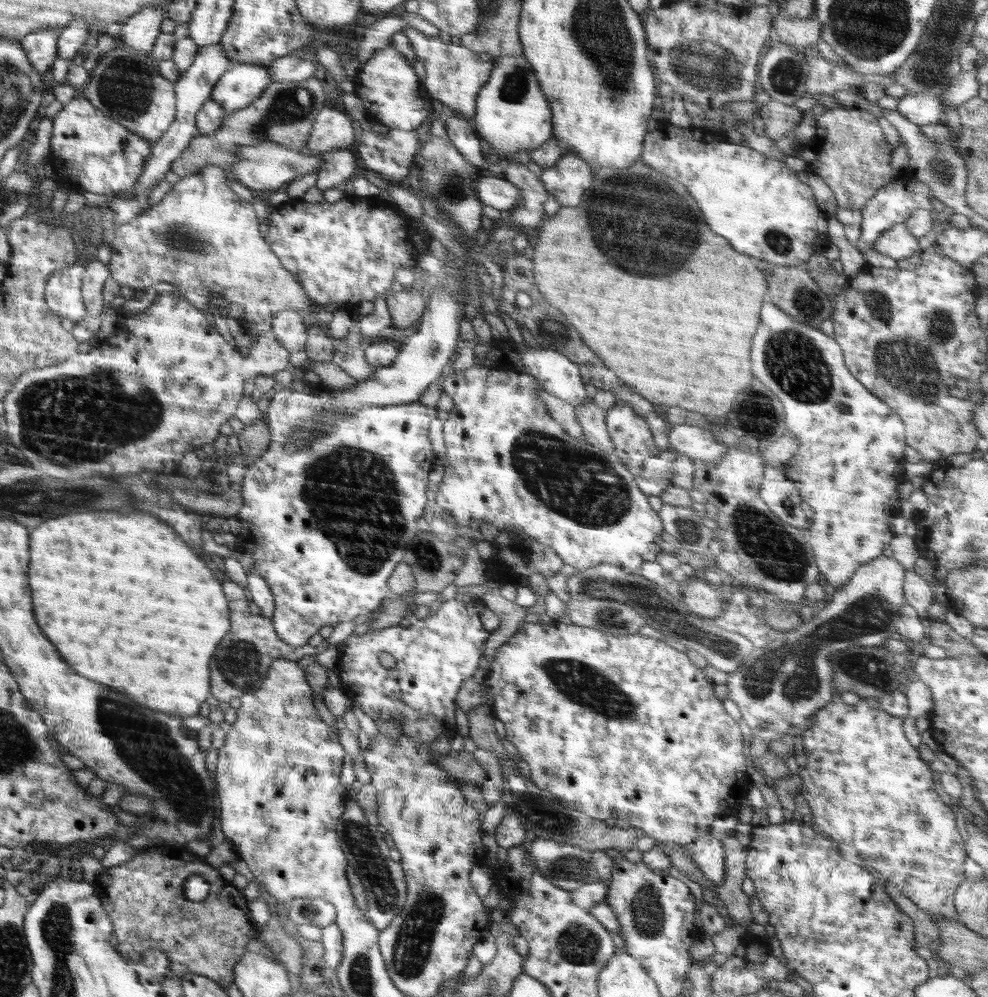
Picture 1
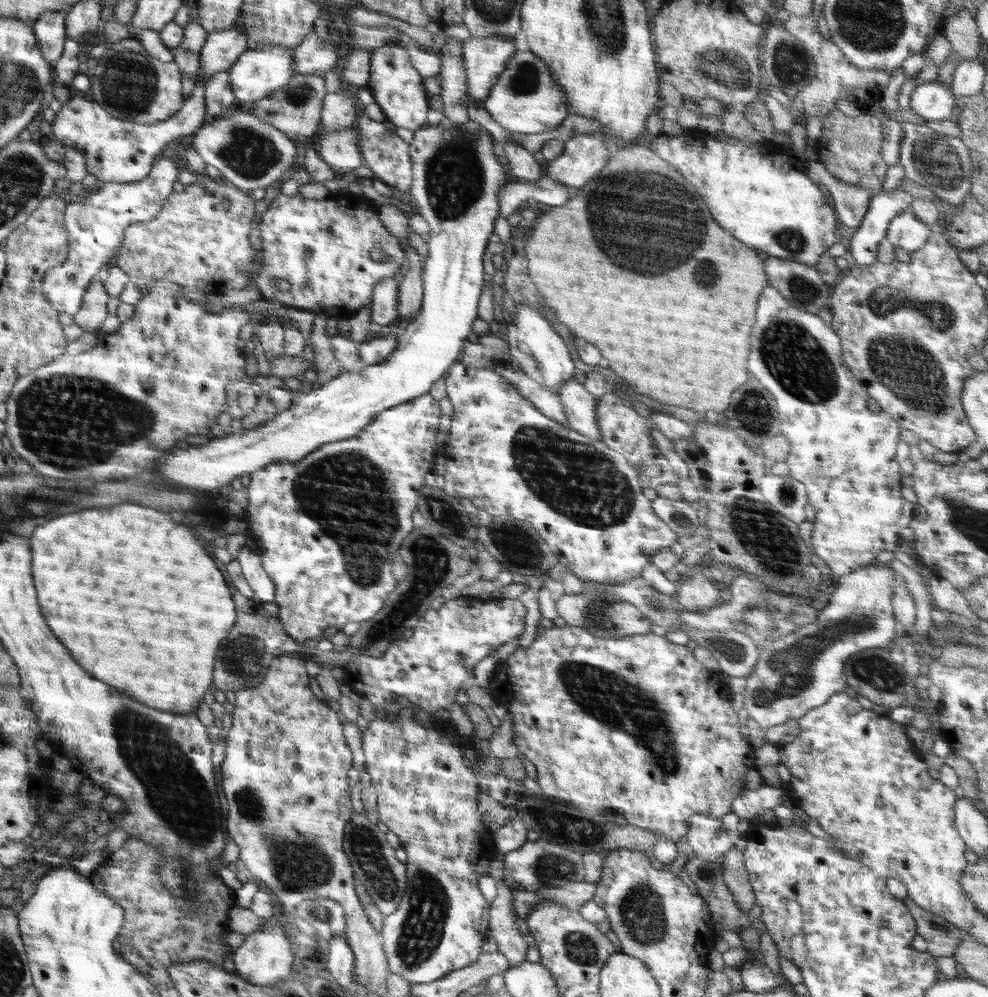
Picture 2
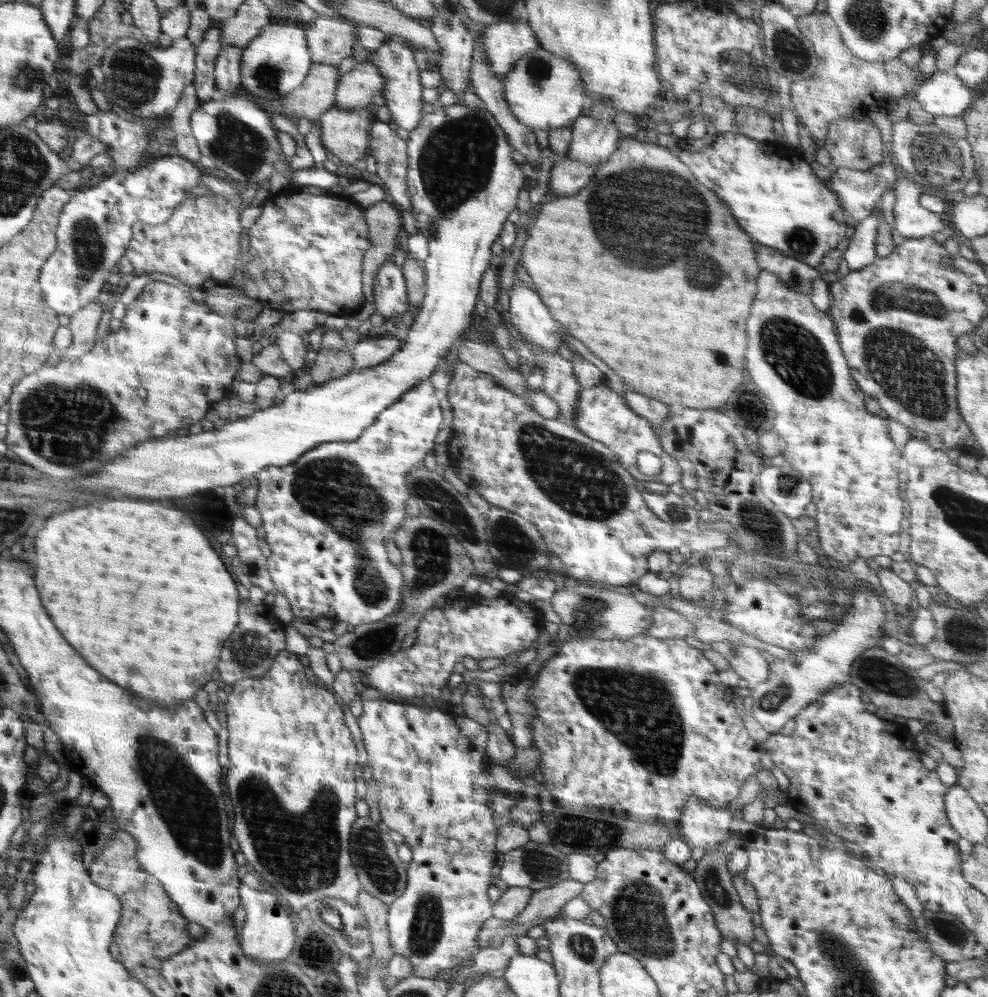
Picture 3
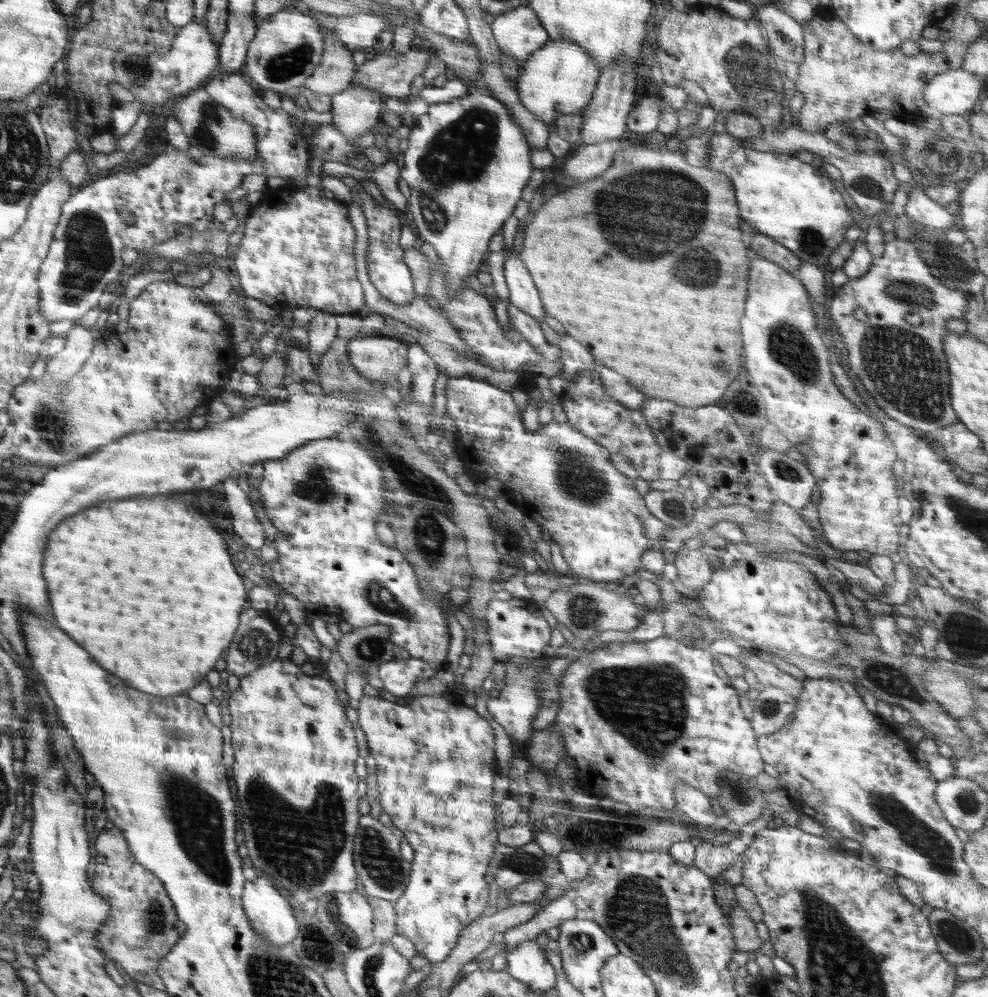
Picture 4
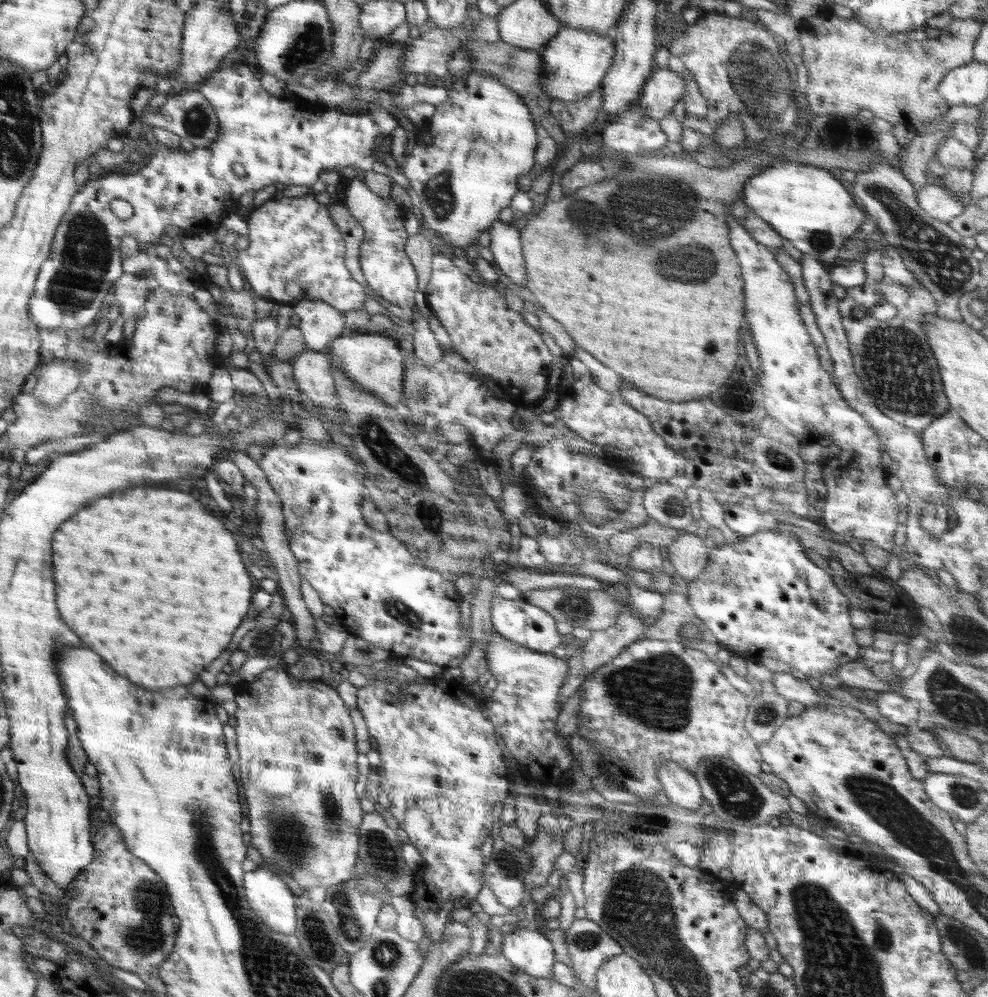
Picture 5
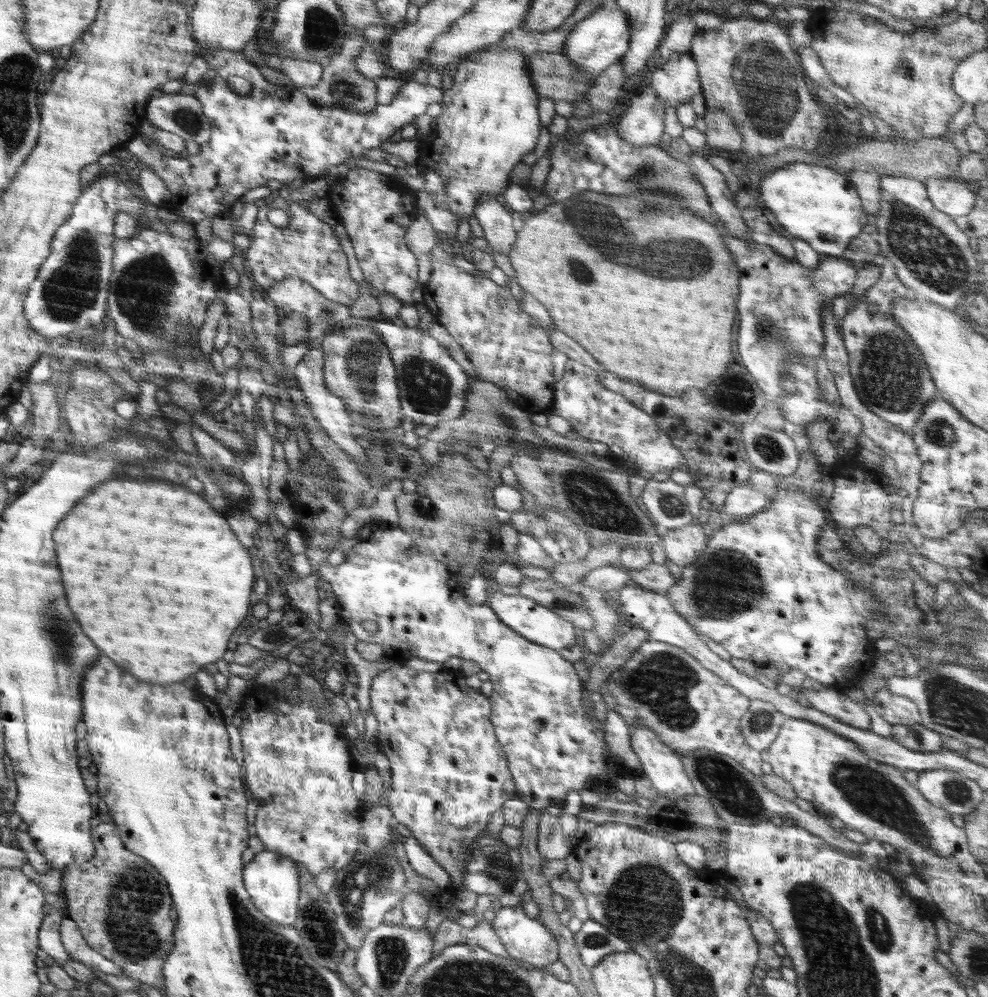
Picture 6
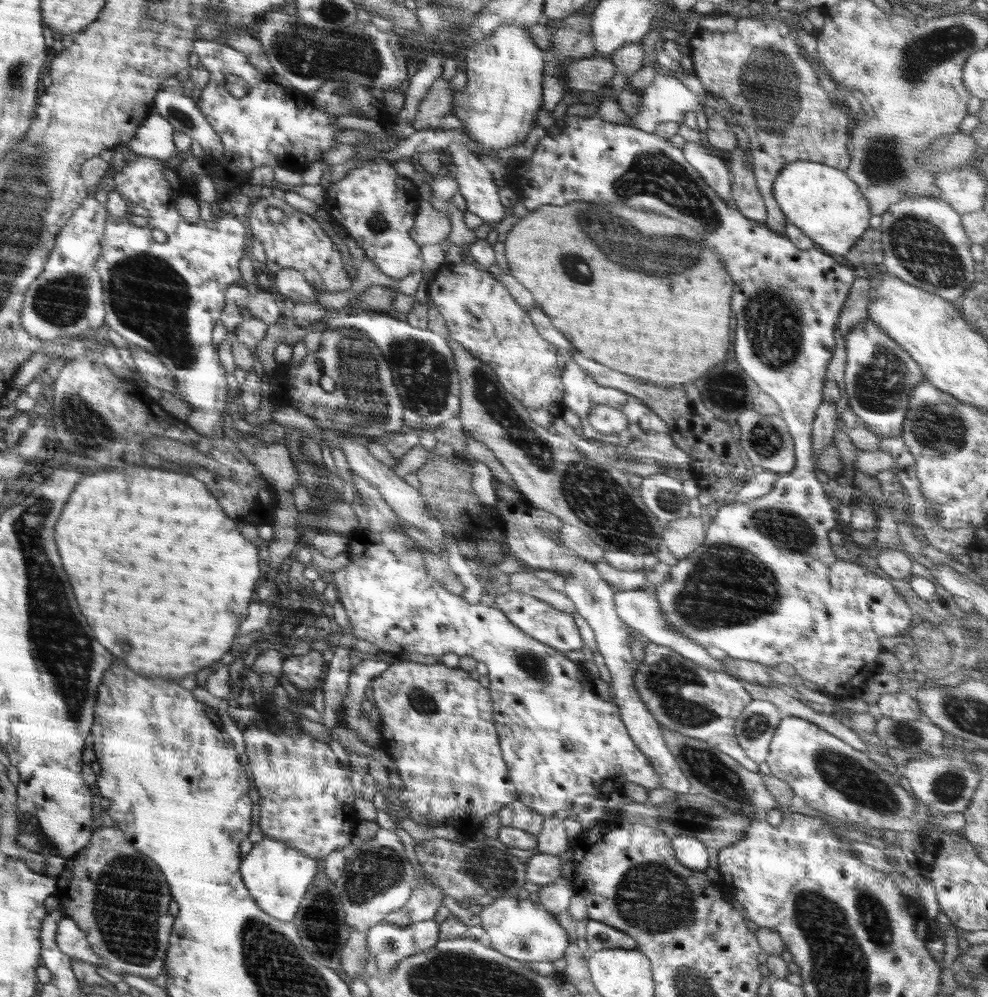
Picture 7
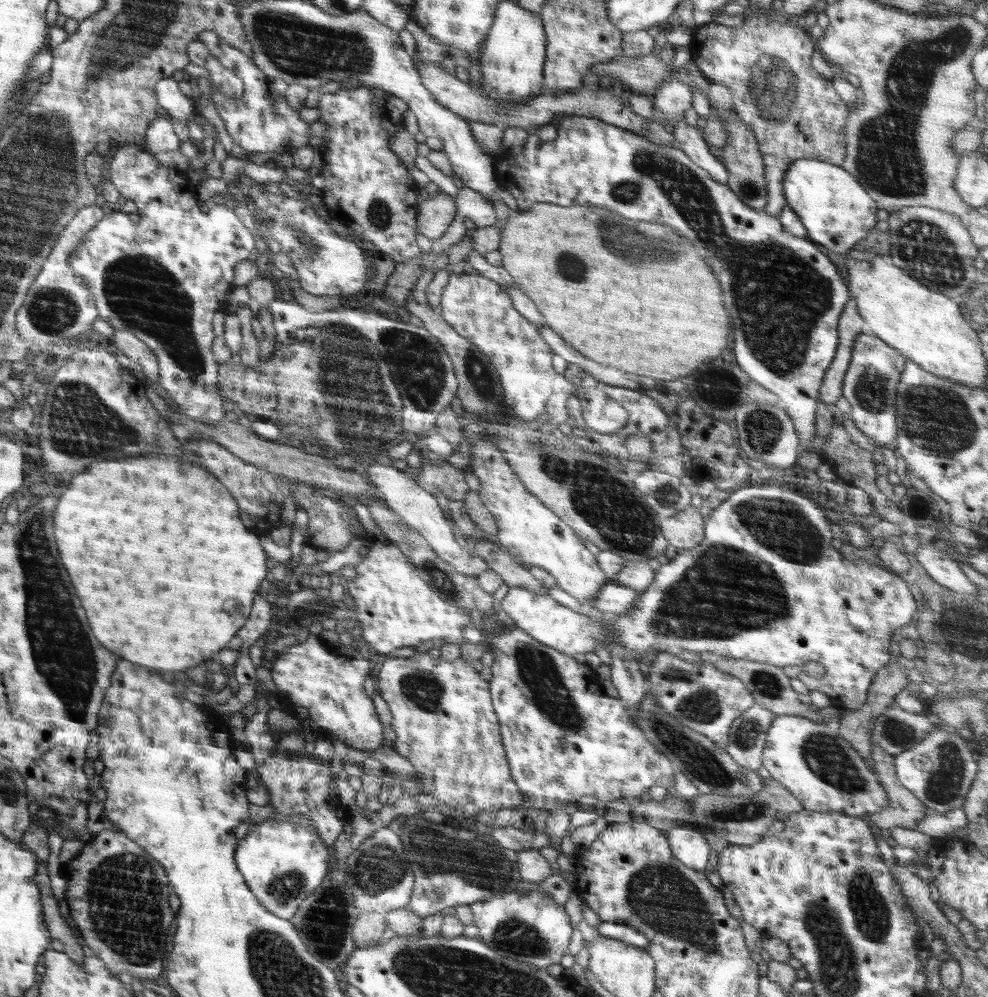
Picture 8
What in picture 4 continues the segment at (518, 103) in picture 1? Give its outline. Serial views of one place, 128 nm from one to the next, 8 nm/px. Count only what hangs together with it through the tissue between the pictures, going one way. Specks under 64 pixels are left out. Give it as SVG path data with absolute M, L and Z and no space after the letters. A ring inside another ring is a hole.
M559 38L549 40L524 61L515 89L519 94L520 104L549 126L560 116L583 110L592 98L600 75L601 71L585 48L575 40Z

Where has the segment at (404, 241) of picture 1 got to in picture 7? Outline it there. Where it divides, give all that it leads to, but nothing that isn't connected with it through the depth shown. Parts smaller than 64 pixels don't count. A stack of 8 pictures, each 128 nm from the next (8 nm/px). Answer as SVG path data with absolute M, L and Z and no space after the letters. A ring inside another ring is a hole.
M273 194L255 198L254 201L245 223L250 237L257 238L266 253L266 263L259 265L264 272L274 276L283 268L293 268L301 272L313 286L326 292L346 292L352 286L353 280L344 269L341 253L332 238L322 229L319 220L288 205L284 199L275 198ZM270 206L281 208L285 212L287 217L282 223L274 223L268 219L266 209Z

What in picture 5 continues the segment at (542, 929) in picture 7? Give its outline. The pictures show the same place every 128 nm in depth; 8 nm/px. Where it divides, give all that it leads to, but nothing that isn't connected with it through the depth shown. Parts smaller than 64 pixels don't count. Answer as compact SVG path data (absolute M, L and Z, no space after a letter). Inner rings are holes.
M520 923L516 931L503 937L502 955L517 970L534 978L552 976L554 945L536 928Z

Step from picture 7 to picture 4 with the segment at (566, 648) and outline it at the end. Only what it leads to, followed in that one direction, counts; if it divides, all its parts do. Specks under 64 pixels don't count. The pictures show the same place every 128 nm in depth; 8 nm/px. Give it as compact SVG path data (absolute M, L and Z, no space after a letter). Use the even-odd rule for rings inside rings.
M517 597L508 601L494 599L488 602L484 610L484 621L488 625L486 635L490 639L492 657L497 662L512 659L512 657L538 659L544 656L544 646L549 645L552 630L540 610L534 614Z

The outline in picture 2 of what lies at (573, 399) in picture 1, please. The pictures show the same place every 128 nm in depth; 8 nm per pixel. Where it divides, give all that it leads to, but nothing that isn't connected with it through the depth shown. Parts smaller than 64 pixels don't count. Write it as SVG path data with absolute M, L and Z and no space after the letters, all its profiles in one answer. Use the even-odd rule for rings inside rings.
M516 304L516 317L510 318L506 328L508 336L509 355L514 358L515 368L521 370L532 380L550 391L558 389L560 384L574 377L574 362L564 340L551 327L543 315L538 314L527 304Z

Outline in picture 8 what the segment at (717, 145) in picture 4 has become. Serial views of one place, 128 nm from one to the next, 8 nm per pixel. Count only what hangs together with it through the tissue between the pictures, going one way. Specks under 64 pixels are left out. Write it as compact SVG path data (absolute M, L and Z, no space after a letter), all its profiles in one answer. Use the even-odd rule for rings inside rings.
M795 160L784 176L784 198L786 204L800 217L806 227L809 239L814 244L822 245L831 256L842 256L844 252L852 252L854 244L860 242L877 223L876 212L879 210L876 201L864 191L864 188L842 167L830 164L825 160Z

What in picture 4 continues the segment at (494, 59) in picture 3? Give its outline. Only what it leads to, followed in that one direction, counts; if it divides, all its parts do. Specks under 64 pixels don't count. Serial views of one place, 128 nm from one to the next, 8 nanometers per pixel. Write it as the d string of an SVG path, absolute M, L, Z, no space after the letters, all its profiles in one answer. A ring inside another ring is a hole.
M529 5L496 16L491 29L501 52L516 60L525 61L549 41L546 29Z

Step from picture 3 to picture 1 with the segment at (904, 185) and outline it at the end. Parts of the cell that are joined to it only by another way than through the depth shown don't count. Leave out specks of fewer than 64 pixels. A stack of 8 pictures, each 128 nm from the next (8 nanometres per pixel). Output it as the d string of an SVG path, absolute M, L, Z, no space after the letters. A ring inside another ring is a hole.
M905 222L881 234L871 247L876 253L887 255L896 262L921 252L918 238L908 230Z

